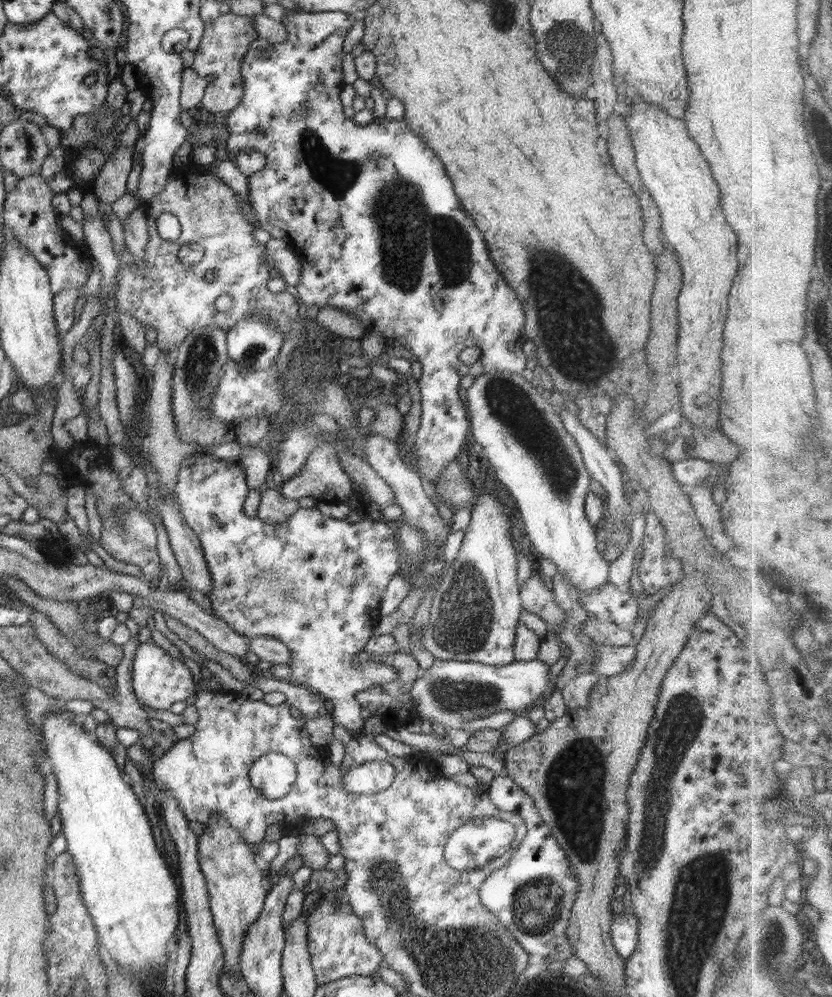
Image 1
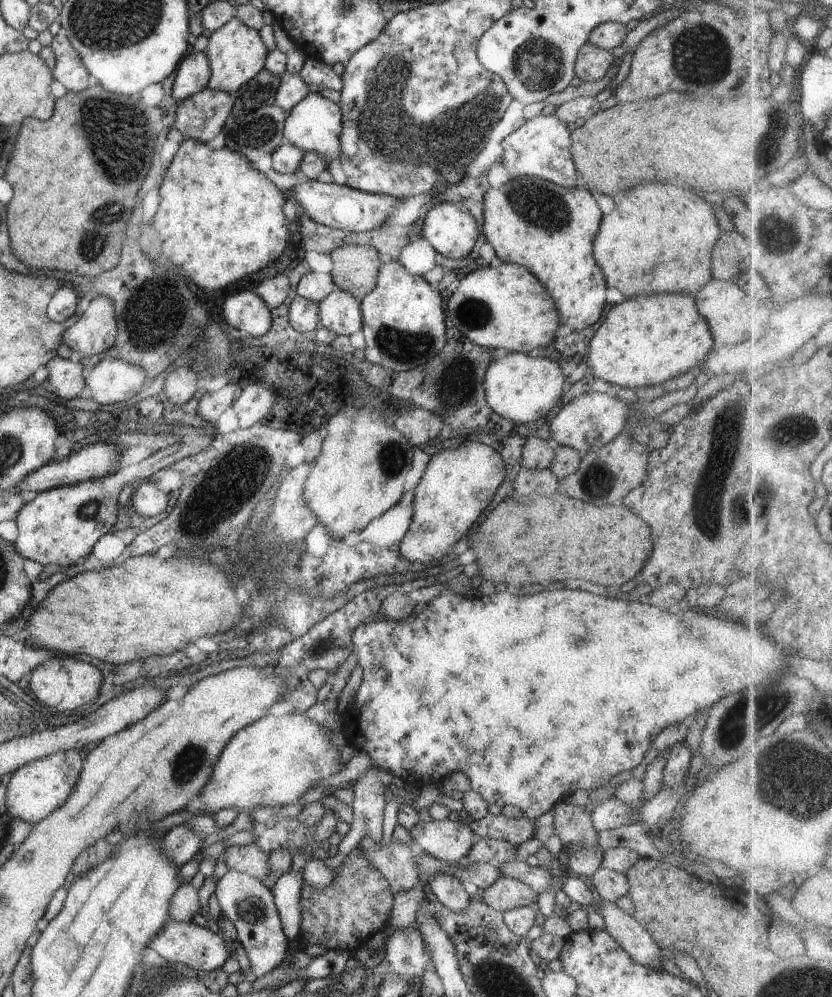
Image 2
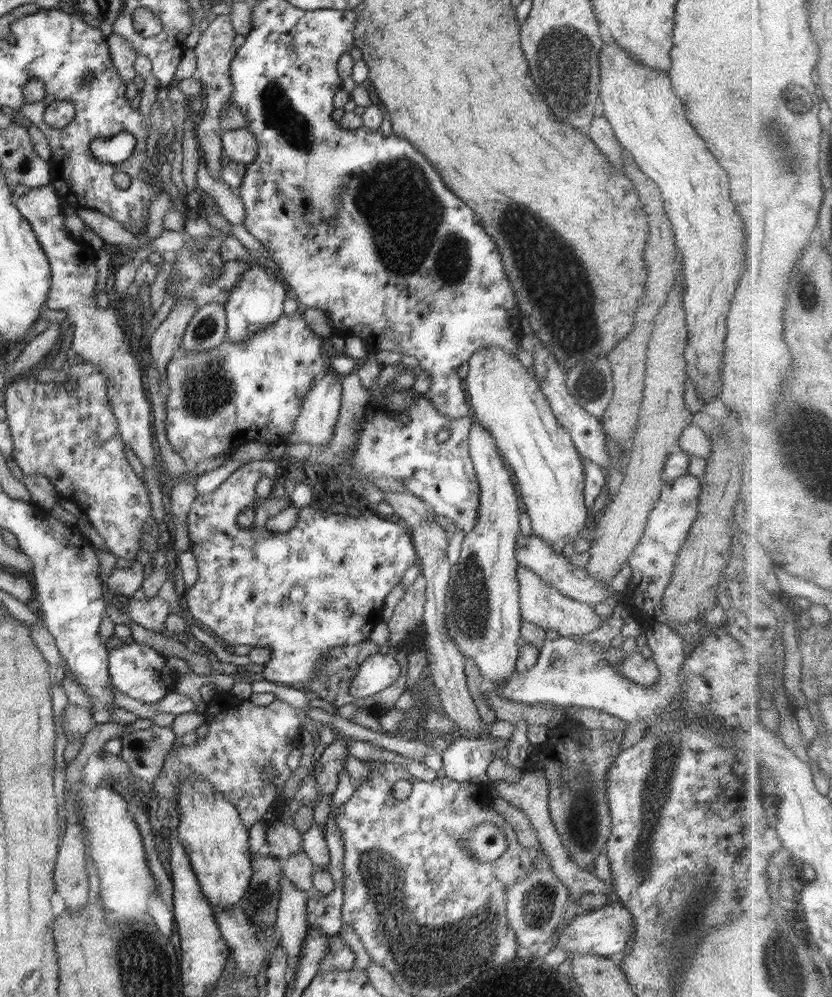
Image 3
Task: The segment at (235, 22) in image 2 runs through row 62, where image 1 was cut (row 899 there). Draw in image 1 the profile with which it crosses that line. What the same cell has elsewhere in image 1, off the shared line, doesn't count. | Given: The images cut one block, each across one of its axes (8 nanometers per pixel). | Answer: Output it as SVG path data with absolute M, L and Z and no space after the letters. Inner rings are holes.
M210 813L204 833L198 837L198 860L204 873L209 894L209 903L218 940L223 948L224 975L242 977L239 956L248 926L256 924L269 891L264 884L262 864L254 855L255 846L246 842L232 825L219 819L219 814Z

